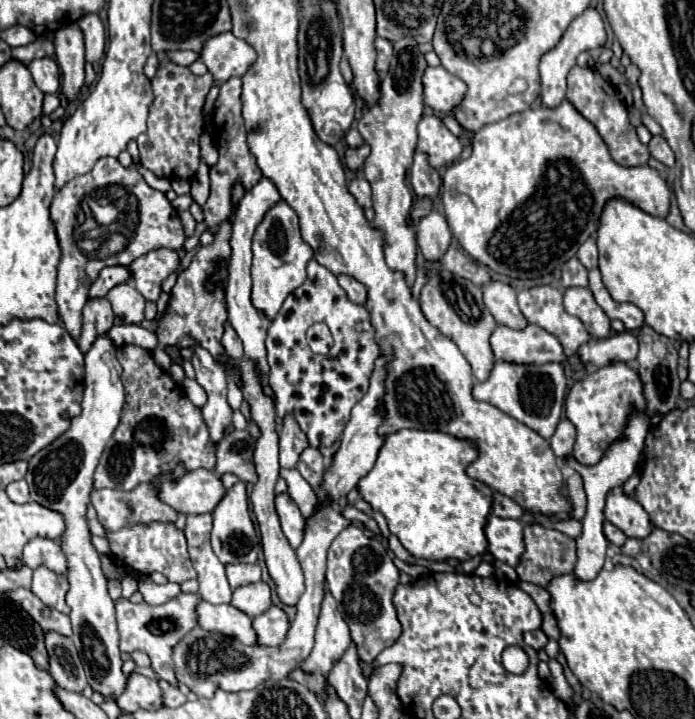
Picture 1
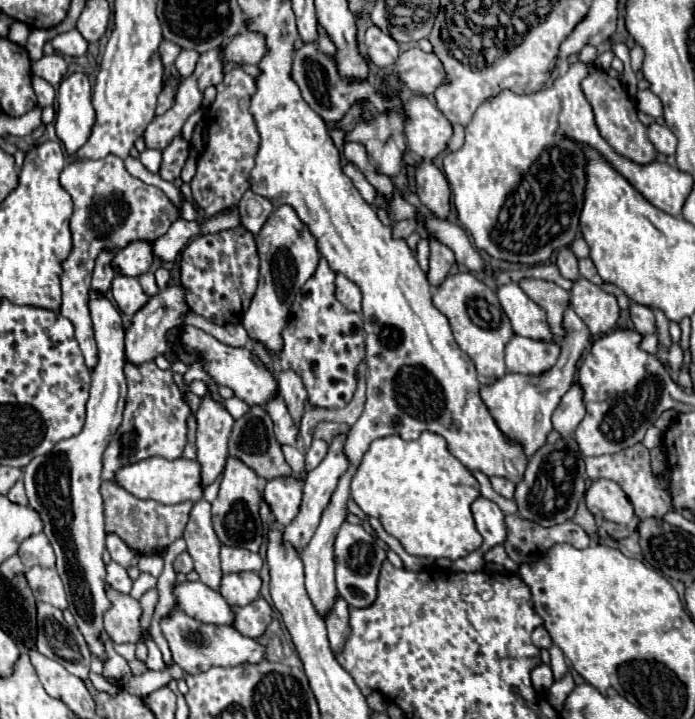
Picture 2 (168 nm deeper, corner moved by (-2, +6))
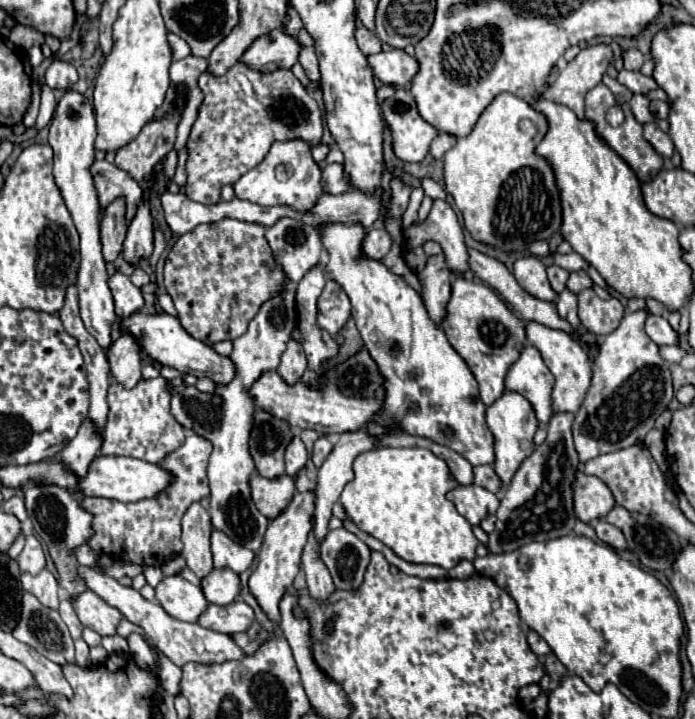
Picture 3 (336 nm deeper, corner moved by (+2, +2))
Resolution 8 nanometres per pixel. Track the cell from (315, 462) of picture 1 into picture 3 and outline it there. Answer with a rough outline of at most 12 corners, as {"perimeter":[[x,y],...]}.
{"perimeter":[[320,436],[314,442],[312,462],[316,468],[322,466],[334,444]]}

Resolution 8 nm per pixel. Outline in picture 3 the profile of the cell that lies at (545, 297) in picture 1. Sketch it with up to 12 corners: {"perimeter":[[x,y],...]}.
{"perimeter":[[518,258],[518,284],[536,298],[554,300],[546,266],[538,258]]}

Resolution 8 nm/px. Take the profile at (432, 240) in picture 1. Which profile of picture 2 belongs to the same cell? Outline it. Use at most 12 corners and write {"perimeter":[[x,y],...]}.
{"perimeter":[[430,240],[428,282],[438,286],[454,266],[454,252]]}

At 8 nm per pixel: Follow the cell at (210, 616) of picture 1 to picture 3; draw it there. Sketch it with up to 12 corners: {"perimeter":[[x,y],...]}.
{"perimeter":[[180,574],[156,586],[158,604],[182,622],[208,606],[202,588]]}

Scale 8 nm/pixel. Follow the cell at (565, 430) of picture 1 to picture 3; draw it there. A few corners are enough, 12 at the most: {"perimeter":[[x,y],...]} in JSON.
{"perimeter":[[526,326],[556,378],[554,412],[578,412],[592,378],[588,352],[566,332]]}

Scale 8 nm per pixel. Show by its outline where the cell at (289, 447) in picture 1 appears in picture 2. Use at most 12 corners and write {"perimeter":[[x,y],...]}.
{"perimeter":[[280,372],[278,386],[286,408],[300,424],[306,390],[294,372]]}

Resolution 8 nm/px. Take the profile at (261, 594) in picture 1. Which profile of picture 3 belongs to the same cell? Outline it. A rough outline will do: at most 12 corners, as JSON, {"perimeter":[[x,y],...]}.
{"perimeter":[[214,568],[200,586],[212,604],[230,604],[240,578],[230,568]]}

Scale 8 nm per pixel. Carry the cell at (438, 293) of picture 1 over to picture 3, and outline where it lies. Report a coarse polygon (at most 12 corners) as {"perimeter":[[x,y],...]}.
{"perimeter":[[456,278],[442,330],[490,406],[526,322],[478,280]]}

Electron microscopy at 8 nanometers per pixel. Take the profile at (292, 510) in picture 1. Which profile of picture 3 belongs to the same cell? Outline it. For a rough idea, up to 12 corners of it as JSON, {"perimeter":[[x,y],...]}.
{"perimeter":[[250,476],[254,506],[268,518],[278,516],[290,496],[294,478]]}

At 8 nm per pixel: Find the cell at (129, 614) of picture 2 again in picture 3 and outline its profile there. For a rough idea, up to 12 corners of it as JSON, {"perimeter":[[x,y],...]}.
{"perimeter":[[94,592],[70,604],[82,626],[100,636],[116,634],[122,614]]}

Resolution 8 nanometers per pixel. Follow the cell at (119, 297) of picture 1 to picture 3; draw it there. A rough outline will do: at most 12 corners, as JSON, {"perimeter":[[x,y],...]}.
{"perimeter":[[128,276],[110,278],[118,318],[144,306],[142,292]]}

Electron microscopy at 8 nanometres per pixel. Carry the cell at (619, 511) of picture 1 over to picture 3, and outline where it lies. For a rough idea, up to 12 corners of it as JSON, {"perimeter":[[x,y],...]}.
{"perimeter":[[580,470],[574,512],[582,522],[600,520],[616,506],[610,488]]}

